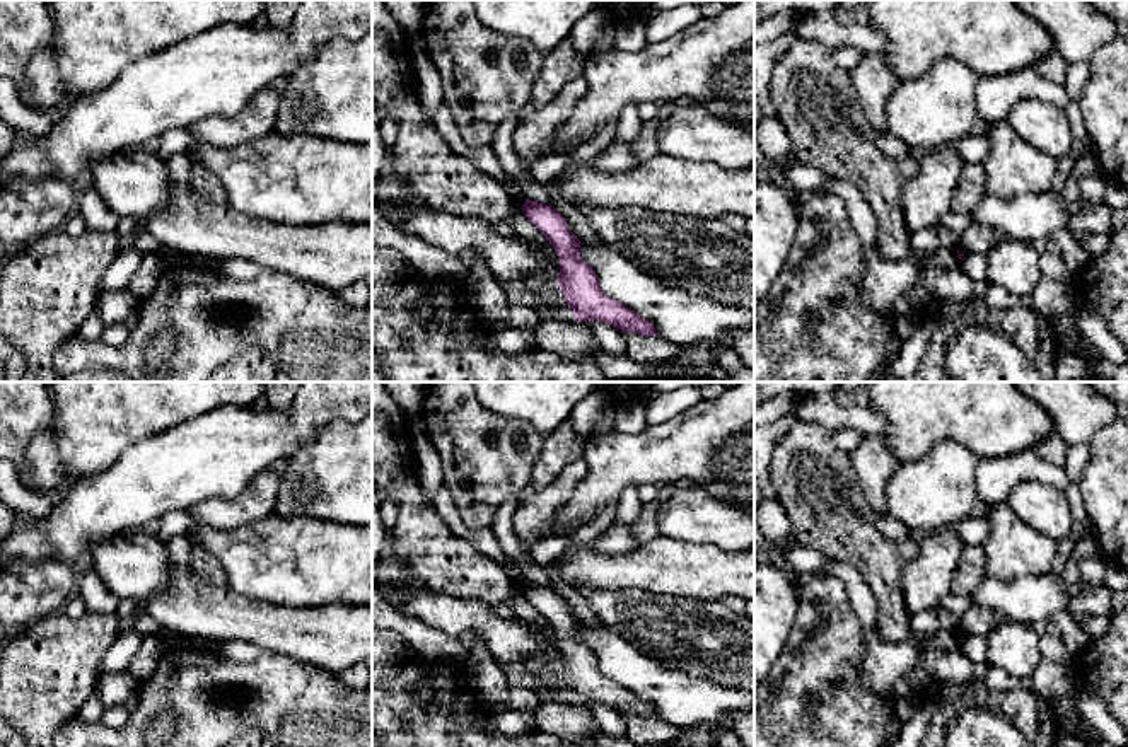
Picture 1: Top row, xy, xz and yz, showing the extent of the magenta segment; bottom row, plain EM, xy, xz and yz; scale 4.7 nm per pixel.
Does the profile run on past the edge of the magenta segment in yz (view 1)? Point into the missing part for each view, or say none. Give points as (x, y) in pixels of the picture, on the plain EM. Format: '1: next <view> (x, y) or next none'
1: next none

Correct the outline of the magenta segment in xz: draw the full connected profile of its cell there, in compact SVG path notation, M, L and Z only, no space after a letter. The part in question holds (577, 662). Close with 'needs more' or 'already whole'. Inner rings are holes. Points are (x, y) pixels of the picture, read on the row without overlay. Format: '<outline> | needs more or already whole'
M526 582L524 599L548 621L560 643L563 680L579 704L601 703L621 715L659 718L643 699L601 674L594 651L579 638L582 624L568 612L567 600L551 587Z | already whole

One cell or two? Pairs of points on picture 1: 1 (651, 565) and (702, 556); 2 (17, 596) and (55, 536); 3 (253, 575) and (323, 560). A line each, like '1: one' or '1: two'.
1: one
2: two
3: one

